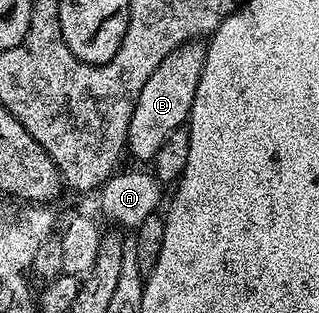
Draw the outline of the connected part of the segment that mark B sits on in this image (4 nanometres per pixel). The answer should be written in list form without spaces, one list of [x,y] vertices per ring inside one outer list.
[[[204,40],[188,41],[186,45],[171,51],[171,55],[167,55],[167,59],[163,59],[159,67],[151,71],[151,79],[147,79],[147,83],[143,83],[143,91],[139,91],[139,99],[135,103],[135,111],[125,136],[128,156],[133,156],[137,161],[152,162],[163,147],[167,135],[188,122],[189,112],[195,103],[195,91],[203,75],[206,48]]]

